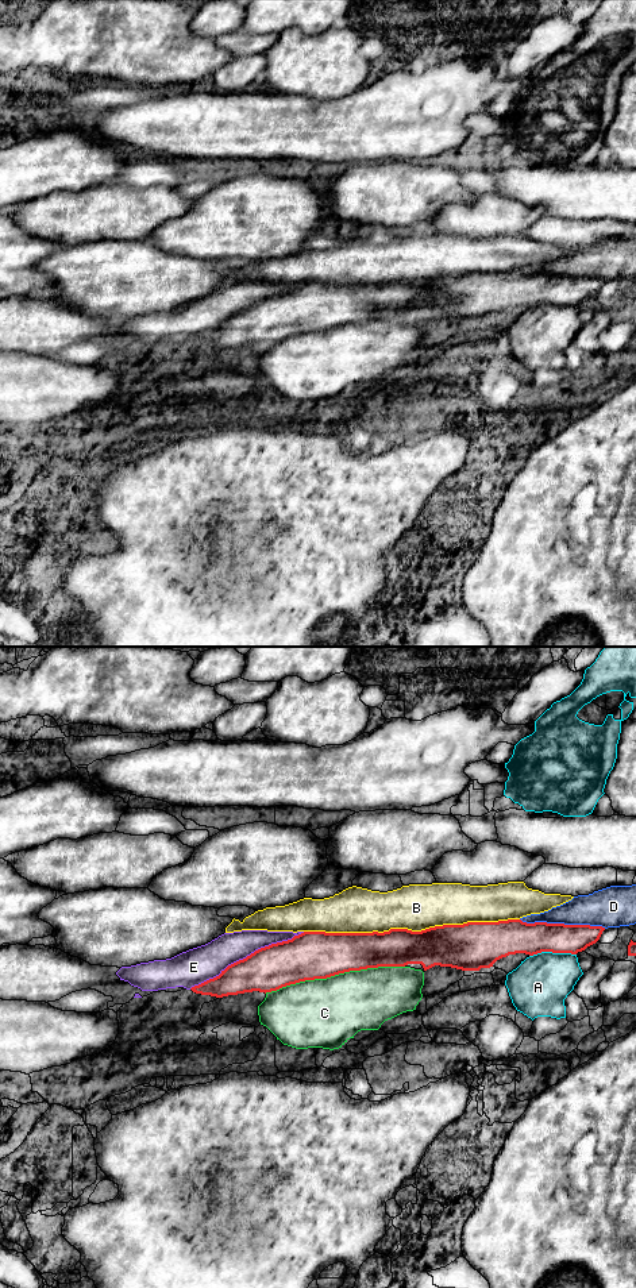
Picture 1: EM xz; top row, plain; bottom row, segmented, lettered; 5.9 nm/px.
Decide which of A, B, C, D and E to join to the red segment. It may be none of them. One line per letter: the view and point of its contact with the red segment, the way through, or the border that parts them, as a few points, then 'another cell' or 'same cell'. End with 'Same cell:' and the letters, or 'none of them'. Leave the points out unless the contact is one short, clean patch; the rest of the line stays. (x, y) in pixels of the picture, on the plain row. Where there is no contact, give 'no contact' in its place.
A: meets red in xz at (552, 304); border along xz (575, 305), (538, 304), (530, 308); another cell
B: meets red in xz at (411, 282); another cell
C: meets red in xz at (334, 327); another cell
D: meets red in xz at (563, 276); another cell
E: meets red in xz at (247, 308); another cell
Same cell: none of them

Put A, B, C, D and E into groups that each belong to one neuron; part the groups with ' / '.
A / B D / C / E

